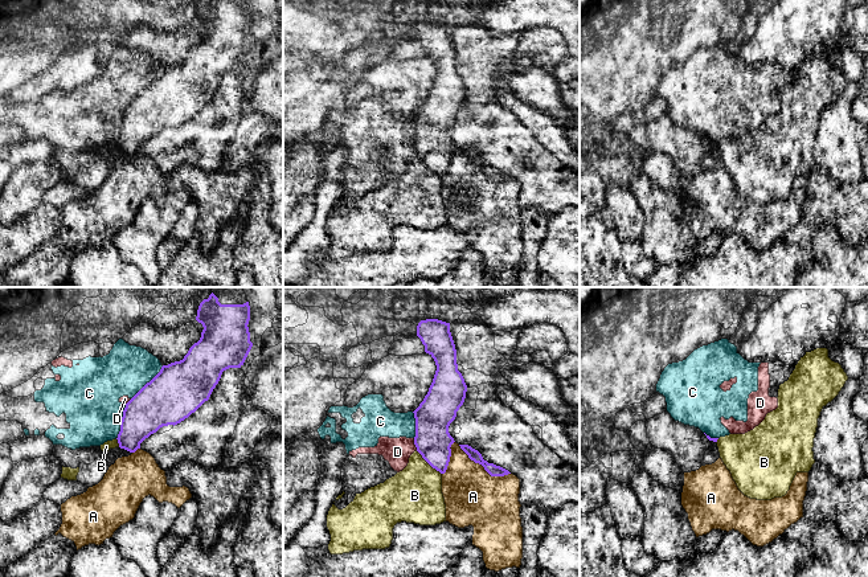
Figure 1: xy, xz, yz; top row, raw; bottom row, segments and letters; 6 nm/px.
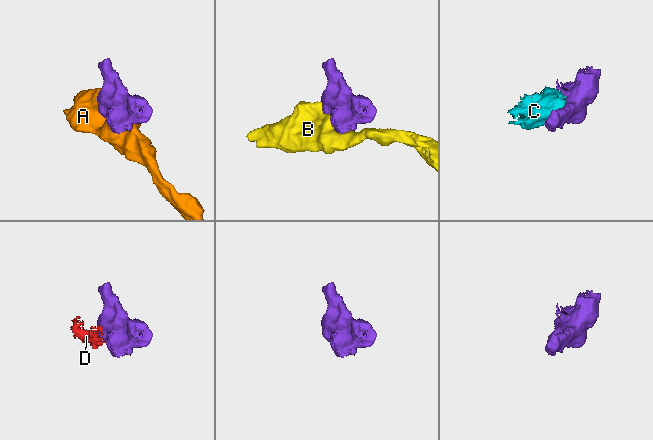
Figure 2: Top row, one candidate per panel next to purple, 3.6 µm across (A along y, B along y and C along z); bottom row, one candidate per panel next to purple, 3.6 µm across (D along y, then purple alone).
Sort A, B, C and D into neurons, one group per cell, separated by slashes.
A / B / C D

